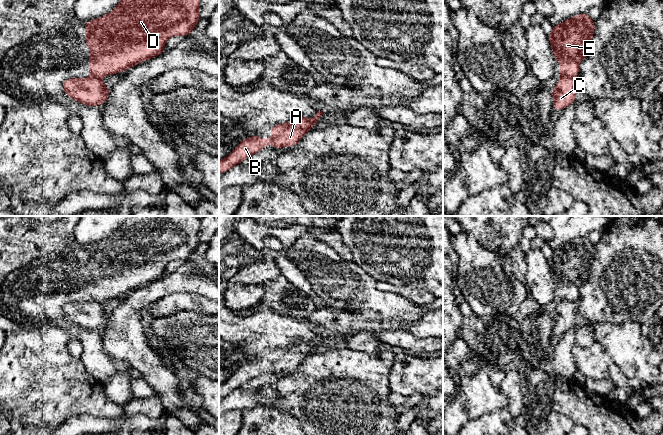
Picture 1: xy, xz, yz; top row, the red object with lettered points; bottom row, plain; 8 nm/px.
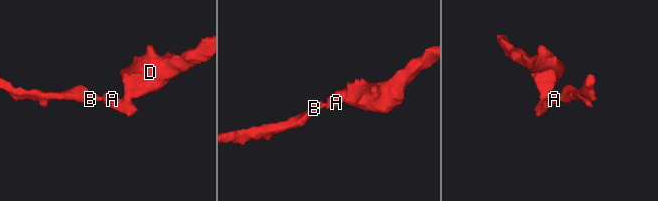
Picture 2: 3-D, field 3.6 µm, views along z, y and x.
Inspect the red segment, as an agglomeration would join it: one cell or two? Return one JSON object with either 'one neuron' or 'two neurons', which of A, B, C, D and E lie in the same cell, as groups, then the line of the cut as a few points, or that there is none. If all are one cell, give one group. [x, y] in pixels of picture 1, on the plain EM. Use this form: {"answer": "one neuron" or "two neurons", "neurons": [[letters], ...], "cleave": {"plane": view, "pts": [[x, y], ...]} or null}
{"answer": "two neurons", "neurons": [["A", "B", "C"], ["D", "E"]], "cleave": {"plane": "xy", "pts": [[97, 301], [92, 302]]}}

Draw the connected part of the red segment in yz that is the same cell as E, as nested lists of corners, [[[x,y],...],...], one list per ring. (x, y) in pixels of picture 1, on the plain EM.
[[[587,237],[552,251],[548,263],[557,287],[561,289],[561,300],[573,302],[579,298],[579,288],[589,276],[594,255],[594,245]]]

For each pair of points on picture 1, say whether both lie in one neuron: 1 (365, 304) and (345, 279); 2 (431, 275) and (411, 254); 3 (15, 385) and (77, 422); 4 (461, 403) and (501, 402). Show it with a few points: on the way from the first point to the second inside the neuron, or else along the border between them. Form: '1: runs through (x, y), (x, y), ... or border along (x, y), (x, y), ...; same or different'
1: runs through (363, 298), (350, 285); same
2: runs through (427, 270), (416, 259); same
3: border along (93, 415), (77, 414), (69, 417), (61, 424); different
4: runs through (471, 402), (491, 402); same

